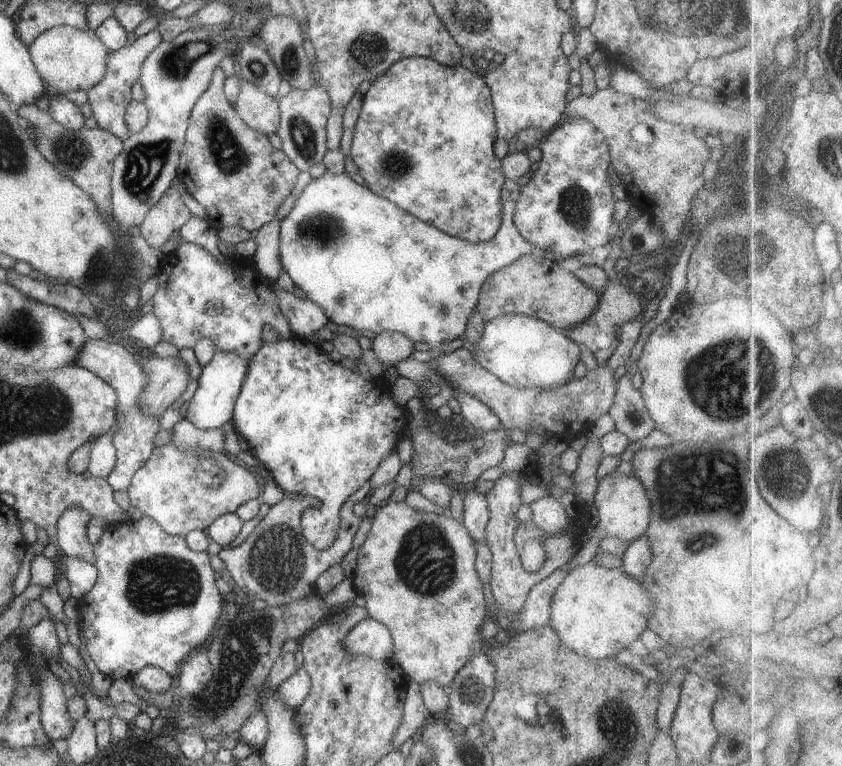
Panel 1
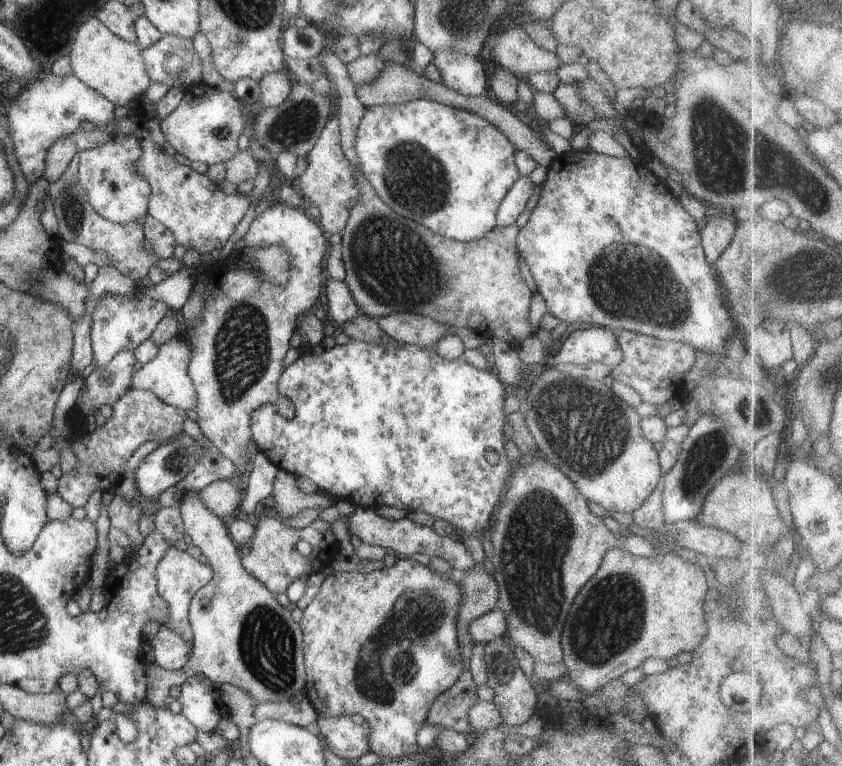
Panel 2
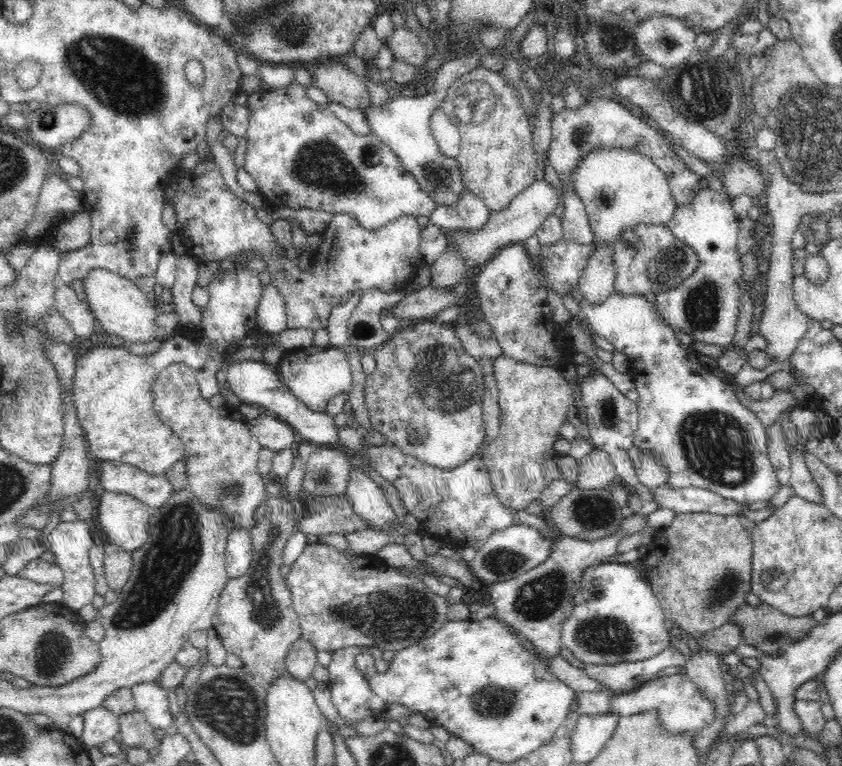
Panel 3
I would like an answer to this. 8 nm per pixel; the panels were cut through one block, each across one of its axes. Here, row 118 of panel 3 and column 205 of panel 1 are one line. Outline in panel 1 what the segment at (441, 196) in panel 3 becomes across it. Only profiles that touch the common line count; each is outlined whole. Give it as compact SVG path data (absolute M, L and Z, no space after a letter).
M217 350L212 360L202 368L197 379L198 387L188 401L185 418L202 430L221 428L232 418L235 402L247 372L247 360L236 353Z

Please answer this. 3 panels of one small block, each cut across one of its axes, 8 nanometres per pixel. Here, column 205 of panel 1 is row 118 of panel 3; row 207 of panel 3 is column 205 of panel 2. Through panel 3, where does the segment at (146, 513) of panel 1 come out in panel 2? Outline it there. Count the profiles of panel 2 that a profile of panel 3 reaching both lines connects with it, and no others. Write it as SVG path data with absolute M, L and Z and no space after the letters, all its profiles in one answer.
M238 478L217 480L198 491L204 506L225 521L236 516L242 507L243 492L240 492L236 482Z

